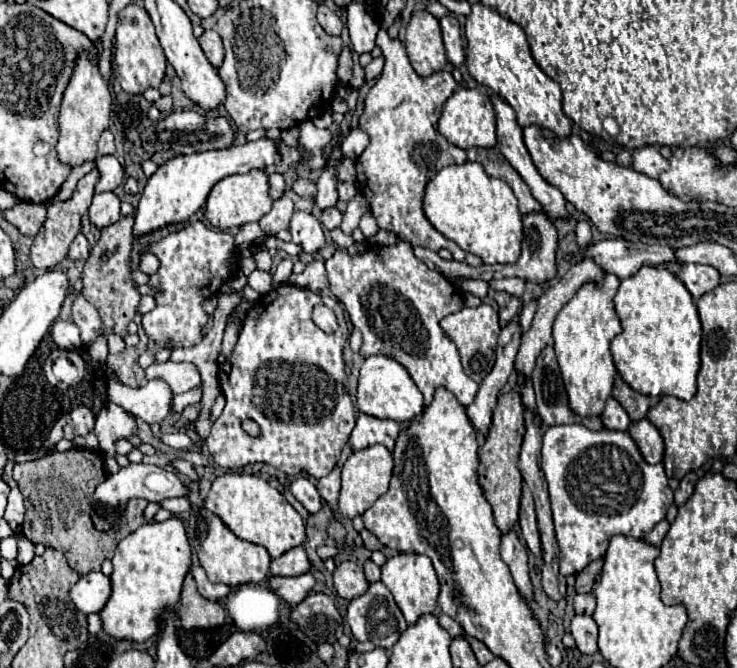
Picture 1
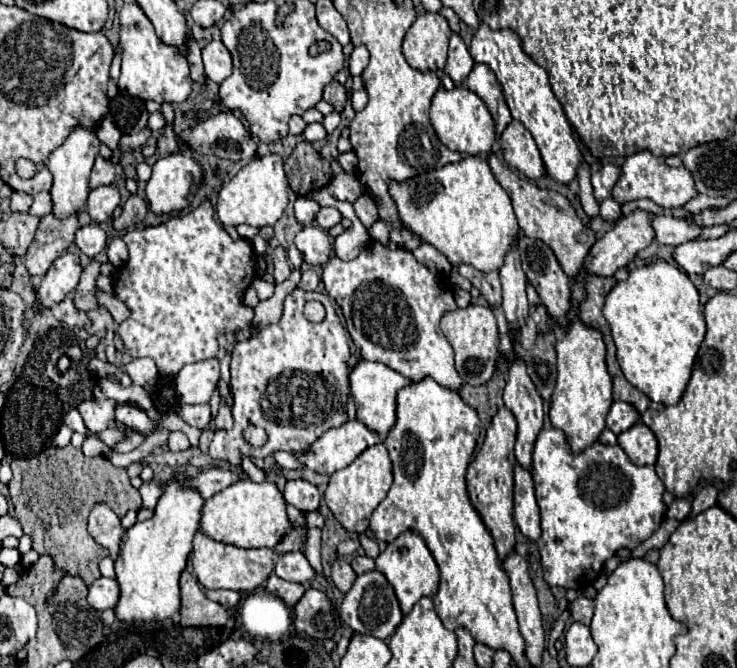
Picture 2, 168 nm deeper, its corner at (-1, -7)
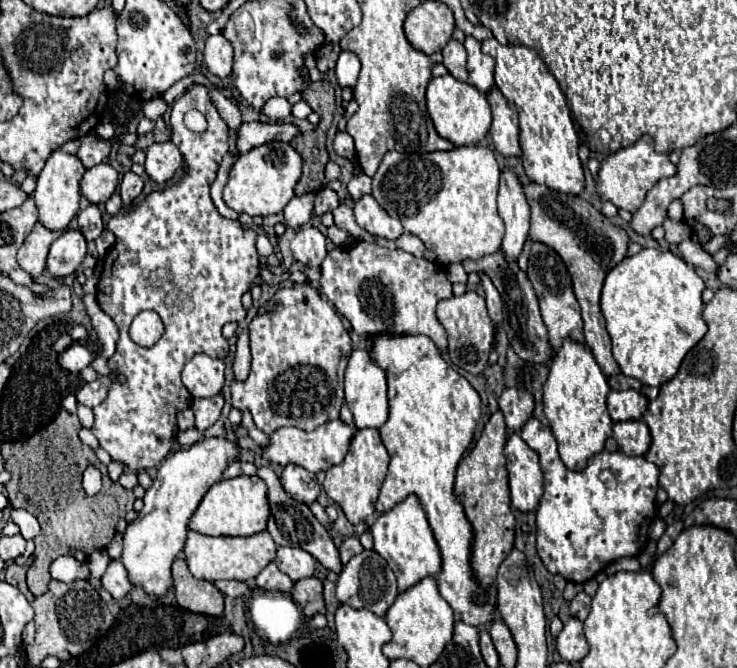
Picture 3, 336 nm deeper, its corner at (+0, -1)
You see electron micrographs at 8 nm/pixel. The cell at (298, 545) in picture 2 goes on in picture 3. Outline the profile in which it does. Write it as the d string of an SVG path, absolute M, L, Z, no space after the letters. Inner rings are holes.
M262 466L258 468L258 476L266 482L268 486L268 502L270 502L270 518L268 518L268 532L272 534L274 542L278 546L298 546L306 552L310 552L324 568L332 570L332 572L340 572L342 564L340 564L340 554L338 548L334 546L328 530L314 518L312 510L308 508L308 504L304 502L296 502L294 498L290 498L290 494L284 492L278 476L274 474L274 470L270 466Z

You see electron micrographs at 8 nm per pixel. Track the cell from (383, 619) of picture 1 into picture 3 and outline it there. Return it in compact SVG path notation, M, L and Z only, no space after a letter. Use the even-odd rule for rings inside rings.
M362 550L360 554L356 554L340 572L338 584L336 584L336 598L340 602L346 602L354 608L368 608L374 610L374 614L384 616L386 610L390 608L390 602L394 602L394 598L398 596L396 590L396 576L390 570L390 566L386 564L386 560L376 552L376 550Z

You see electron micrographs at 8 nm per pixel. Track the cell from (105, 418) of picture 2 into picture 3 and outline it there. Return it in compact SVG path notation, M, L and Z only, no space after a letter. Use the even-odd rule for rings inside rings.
M100 376L100 378L96 378L94 382L84 384L84 386L76 392L76 398L78 398L80 404L84 404L84 406L88 406L88 408L94 408L94 406L98 406L98 404L106 398L108 390L110 390L110 378L108 378L108 376Z

